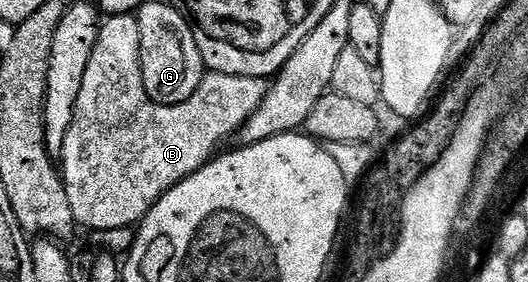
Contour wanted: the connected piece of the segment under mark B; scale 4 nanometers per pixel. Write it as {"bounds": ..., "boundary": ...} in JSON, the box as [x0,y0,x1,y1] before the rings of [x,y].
{"bounds":[60,16,267,233],"boundary":[[[109,16],[98,28],[96,49],[92,49],[92,61],[88,61],[84,85],[80,85],[80,97],[76,97],[72,125],[68,129],[68,137],[64,137],[60,156],[62,184],[68,193],[68,205],[72,205],[75,224],[79,228],[87,227],[90,233],[141,224],[164,192],[197,173],[219,154],[218,146],[225,139],[233,140],[237,136],[256,113],[260,101],[264,101],[267,86],[267,80],[256,77],[207,73],[202,77],[200,89],[196,89],[188,101],[175,107],[154,103],[144,89],[135,16]]]}

